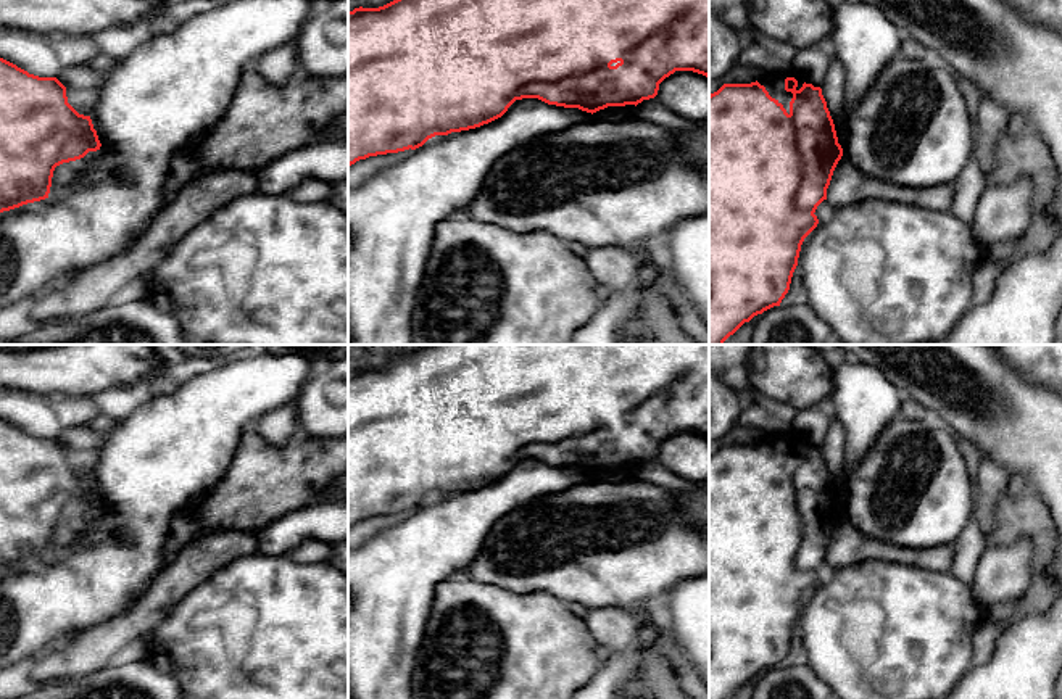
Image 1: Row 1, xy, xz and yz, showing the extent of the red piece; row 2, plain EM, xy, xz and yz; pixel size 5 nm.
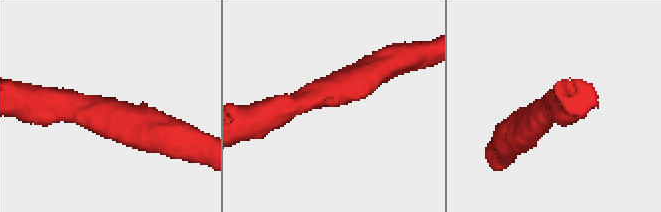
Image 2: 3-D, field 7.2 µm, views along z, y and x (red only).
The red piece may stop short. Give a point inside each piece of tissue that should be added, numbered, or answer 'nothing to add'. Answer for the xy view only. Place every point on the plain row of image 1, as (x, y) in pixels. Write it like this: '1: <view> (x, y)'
nothing to add

